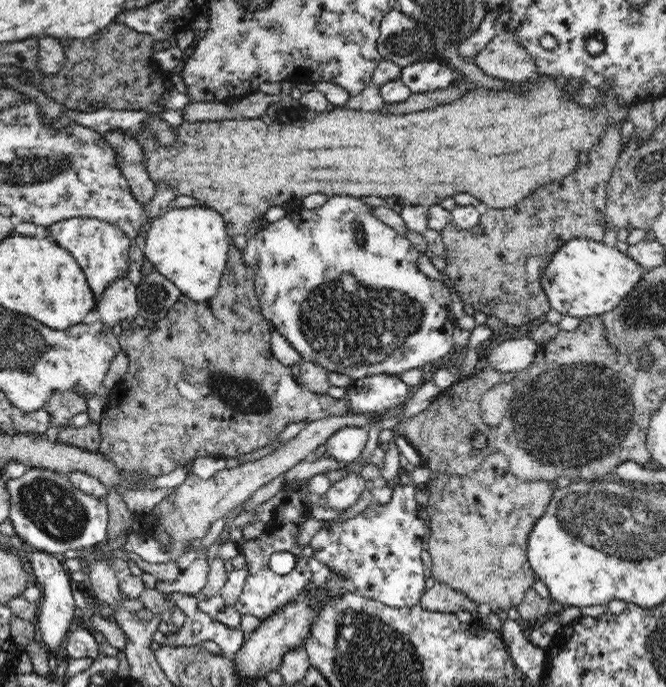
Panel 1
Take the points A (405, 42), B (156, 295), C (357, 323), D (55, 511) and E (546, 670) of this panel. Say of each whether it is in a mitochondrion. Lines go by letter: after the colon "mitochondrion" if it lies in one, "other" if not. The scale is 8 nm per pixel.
A: mitochondrion
B: mitochondrion
C: mitochondrion
D: mitochondrion
E: other

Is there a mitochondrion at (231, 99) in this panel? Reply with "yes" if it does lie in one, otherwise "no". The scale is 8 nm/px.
no

